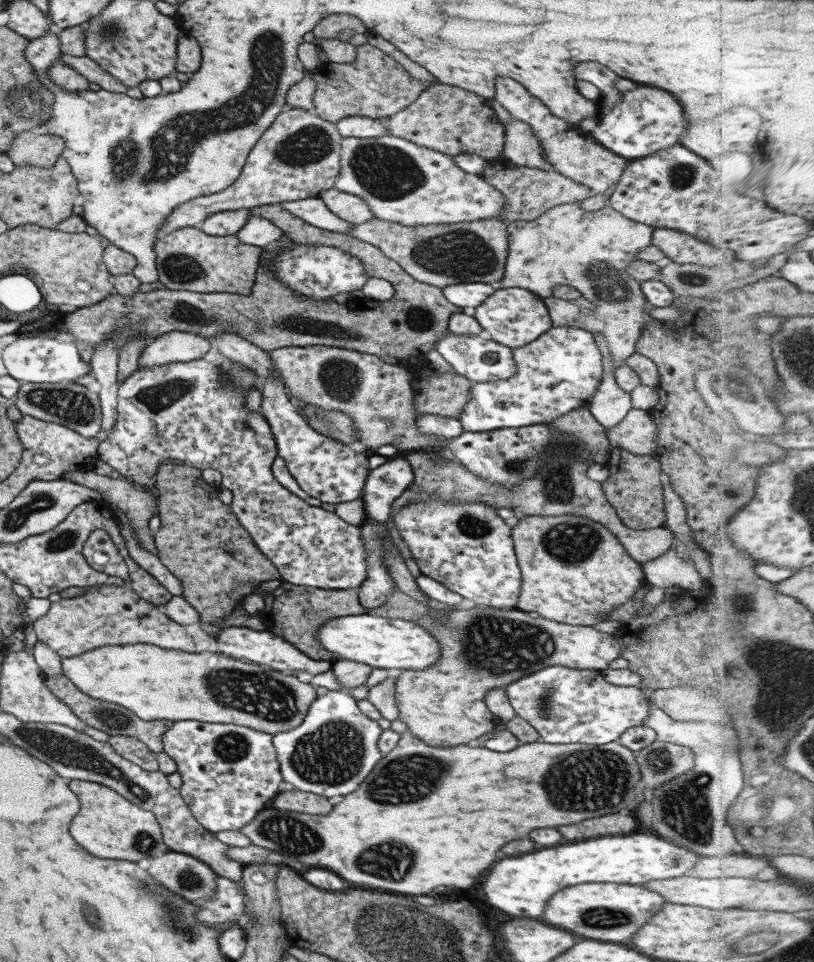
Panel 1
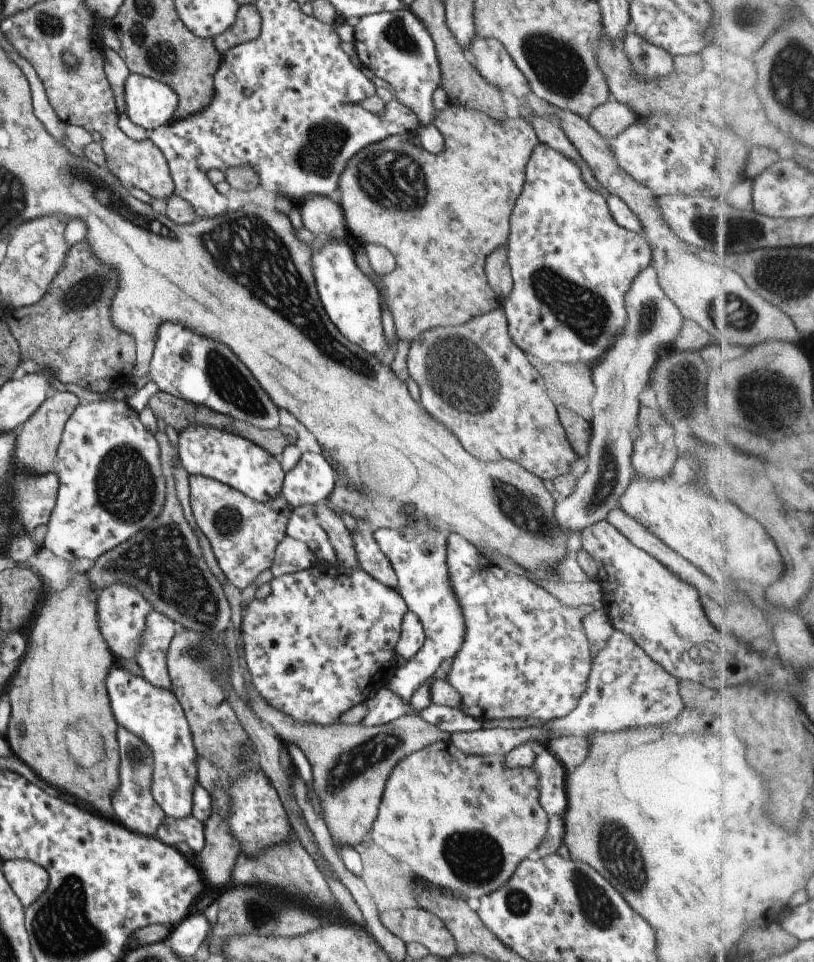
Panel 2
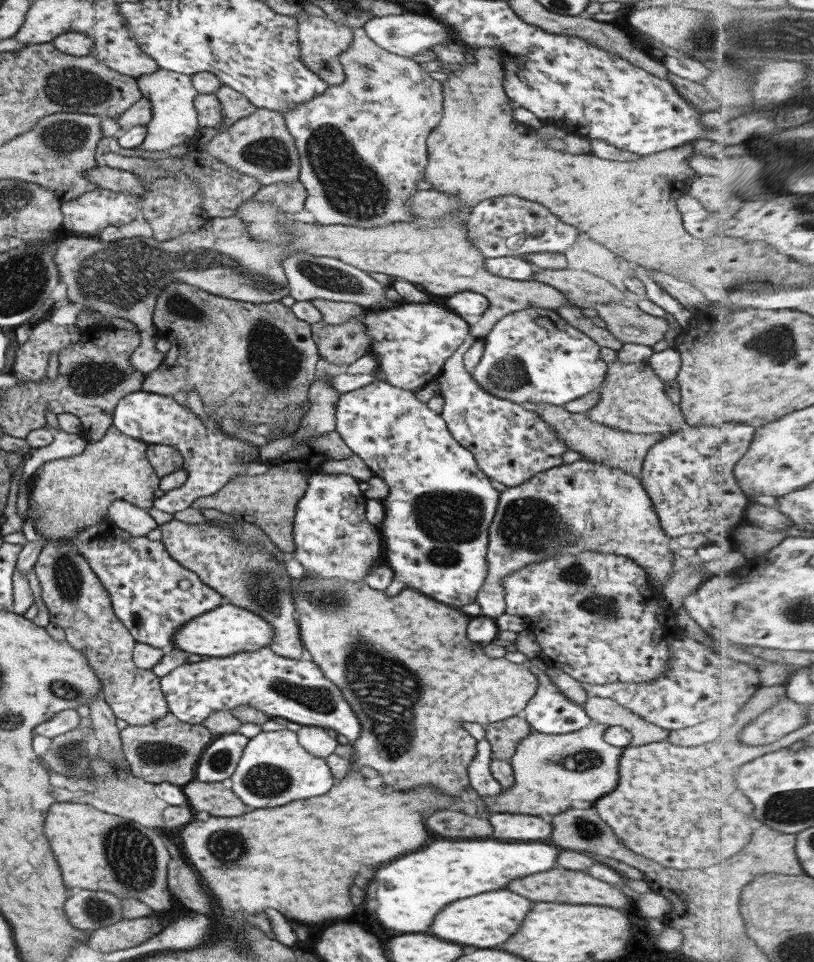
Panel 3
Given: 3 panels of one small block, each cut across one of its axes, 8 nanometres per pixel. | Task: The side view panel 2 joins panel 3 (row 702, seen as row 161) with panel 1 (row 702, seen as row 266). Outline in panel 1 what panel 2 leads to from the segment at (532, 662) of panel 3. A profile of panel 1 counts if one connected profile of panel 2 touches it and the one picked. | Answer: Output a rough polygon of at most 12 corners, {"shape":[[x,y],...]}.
{"shape":[[546,666],[504,686],[546,744],[600,746],[647,696],[600,670]]}

